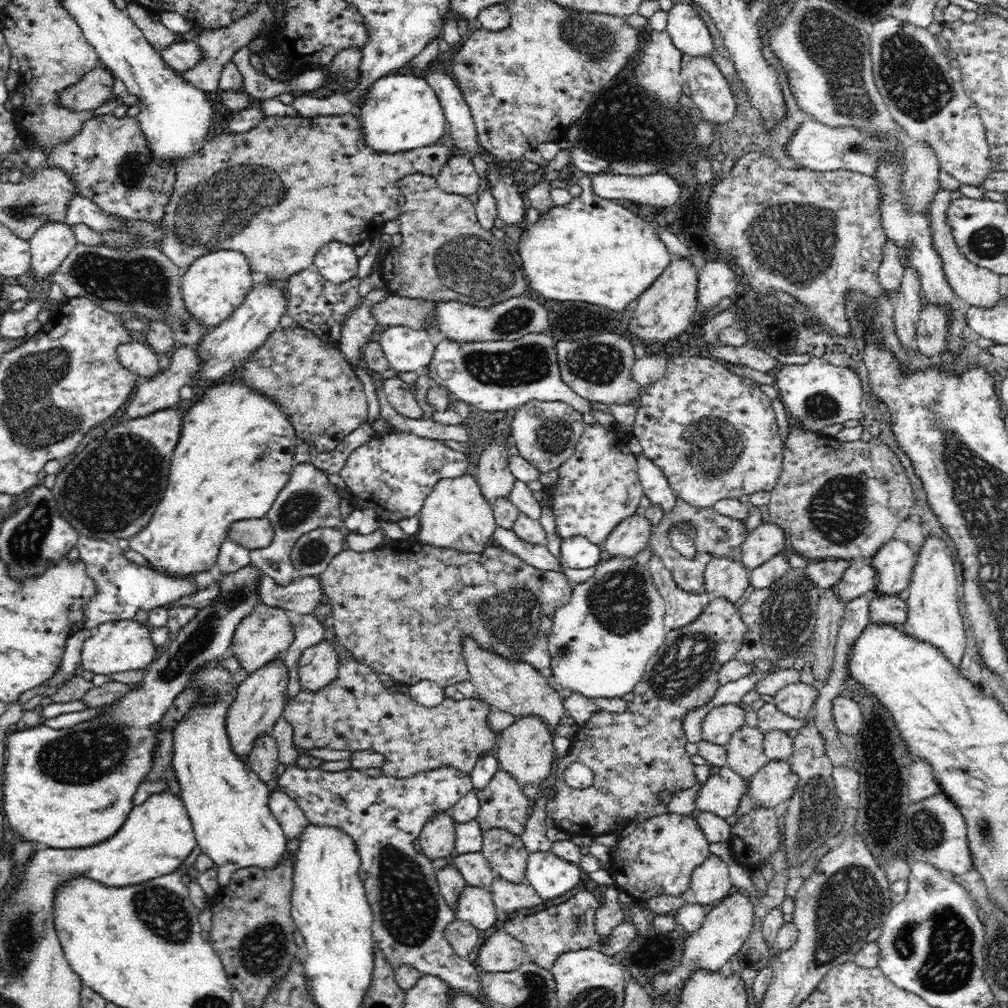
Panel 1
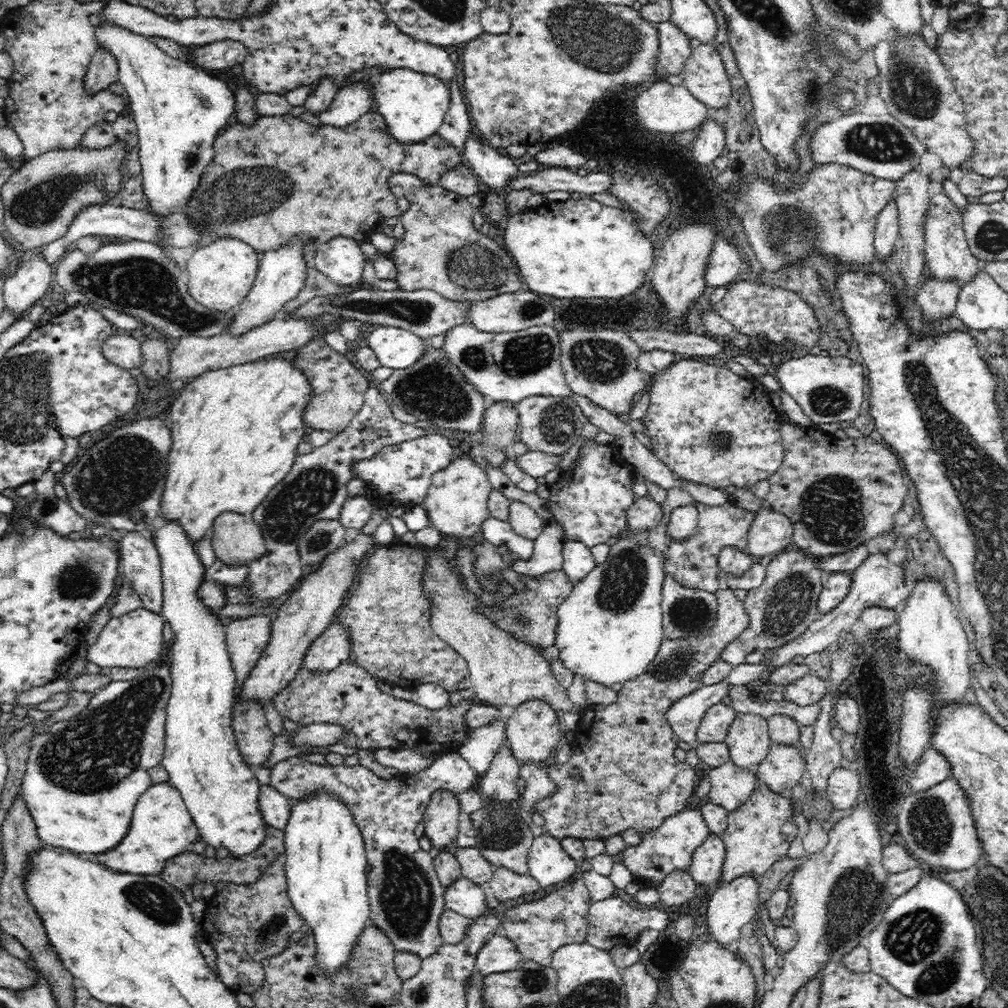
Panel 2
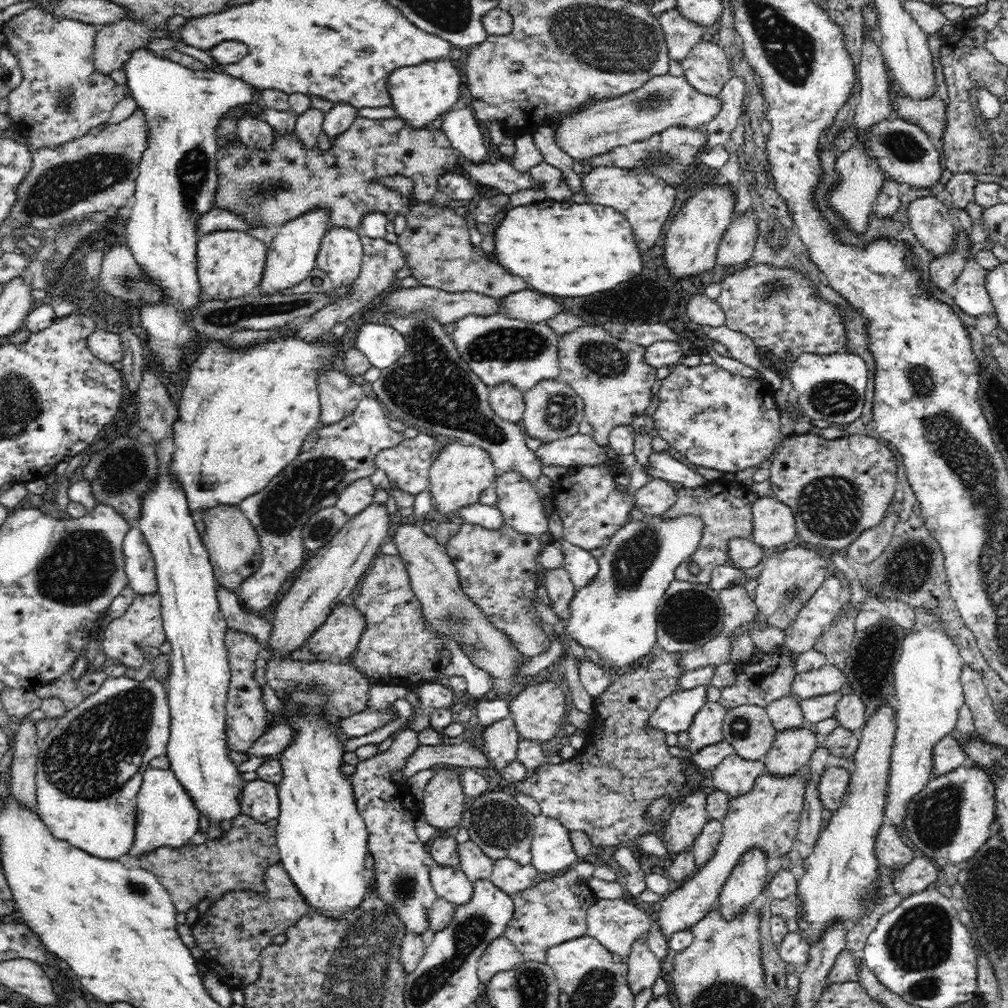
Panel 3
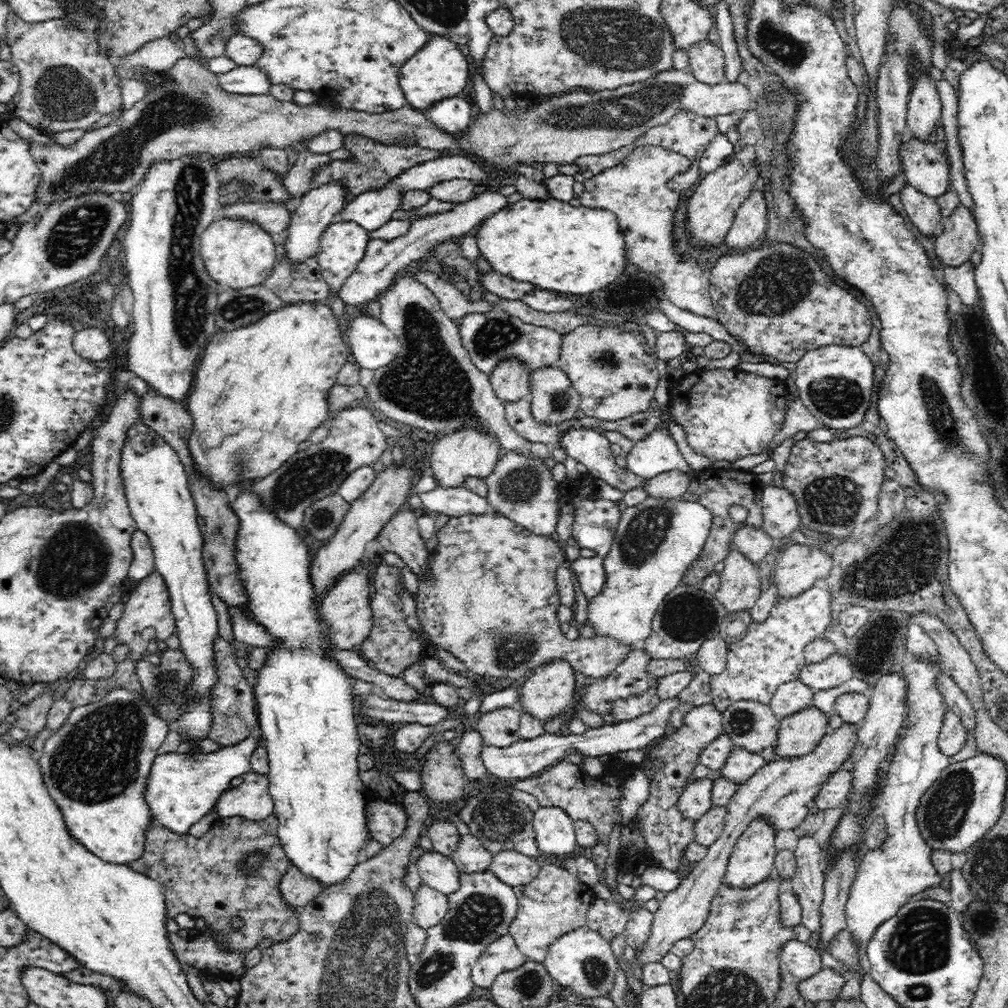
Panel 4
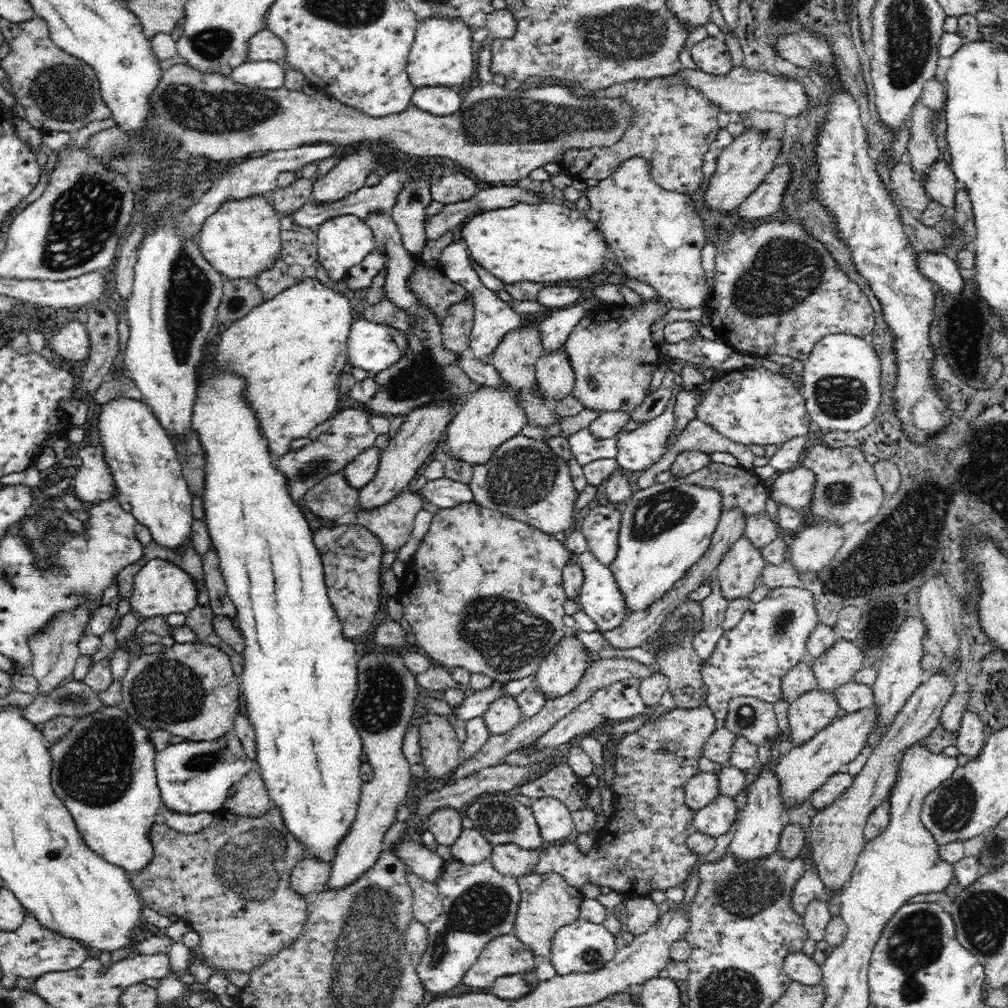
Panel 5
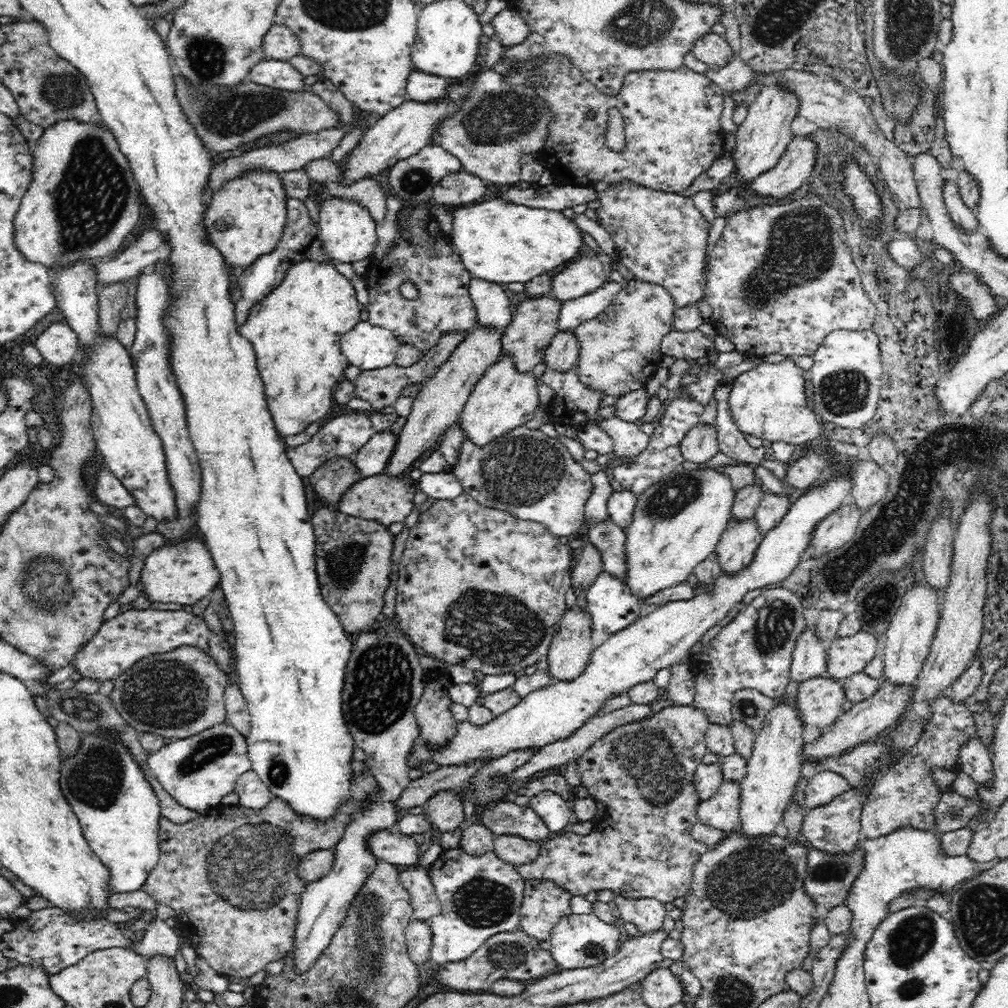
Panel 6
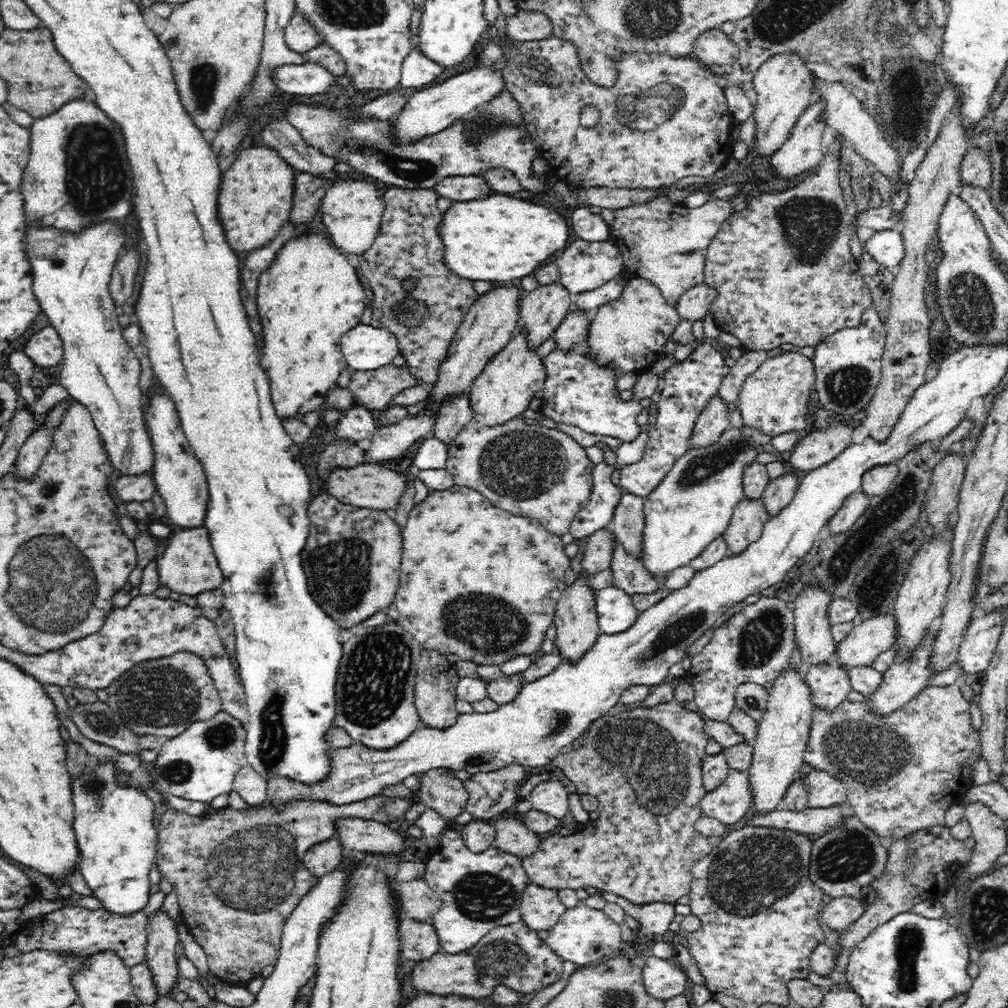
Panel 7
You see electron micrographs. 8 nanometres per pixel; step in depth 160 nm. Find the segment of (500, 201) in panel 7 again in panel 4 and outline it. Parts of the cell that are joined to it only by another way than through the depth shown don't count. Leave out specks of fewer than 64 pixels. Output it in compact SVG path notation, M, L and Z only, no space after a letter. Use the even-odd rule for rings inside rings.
M520 199L503 210L486 218L476 230L476 243L480 253L492 265L494 271L516 281L527 281L537 289L563 294L590 294L624 274L628 259L624 258L624 239L621 238L617 217L610 211L597 211L580 206L574 208L569 202L550 199Z

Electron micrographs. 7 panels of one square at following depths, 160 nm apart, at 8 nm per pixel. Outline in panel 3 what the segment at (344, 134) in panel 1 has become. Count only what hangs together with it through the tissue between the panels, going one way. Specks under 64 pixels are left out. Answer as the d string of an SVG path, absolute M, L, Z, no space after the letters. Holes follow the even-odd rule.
M358 117L346 132L335 138L336 140L330 140L332 146L328 150L305 148L296 137L295 131L283 136L275 133L270 150L248 149L239 140L222 146L217 153L219 187L215 192L216 208L240 215L246 223L261 229L280 226L314 208L328 208L331 210L328 229L352 228L360 232L360 224L366 214L380 212L387 216L394 212L405 218L415 204L432 200L439 191L439 179L462 161L462 154L447 140L444 131L437 125L416 130L398 117L376 120ZM398 175L412 180L413 188L409 195L402 195L384 184L384 179Z

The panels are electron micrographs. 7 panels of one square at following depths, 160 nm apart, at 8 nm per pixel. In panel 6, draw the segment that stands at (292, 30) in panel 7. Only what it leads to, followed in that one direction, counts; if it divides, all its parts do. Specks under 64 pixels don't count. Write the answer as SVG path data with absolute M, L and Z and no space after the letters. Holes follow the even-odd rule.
M273 24L263 36L264 56L287 61L302 52L302 41L287 25Z

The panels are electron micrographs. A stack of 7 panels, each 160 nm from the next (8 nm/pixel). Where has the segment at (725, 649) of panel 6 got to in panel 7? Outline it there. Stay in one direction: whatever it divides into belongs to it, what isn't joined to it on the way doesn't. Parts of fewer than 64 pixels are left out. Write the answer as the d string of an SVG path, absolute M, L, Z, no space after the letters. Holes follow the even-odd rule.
M761 596L754 604L744 606L742 610L715 630L710 642L700 654L692 657L692 667L686 674L689 684L694 688L694 702L705 719L716 722L728 720L733 707L736 690L745 683L755 683L767 690L771 688L777 674L792 661L795 647L795 618L792 604L776 597Z

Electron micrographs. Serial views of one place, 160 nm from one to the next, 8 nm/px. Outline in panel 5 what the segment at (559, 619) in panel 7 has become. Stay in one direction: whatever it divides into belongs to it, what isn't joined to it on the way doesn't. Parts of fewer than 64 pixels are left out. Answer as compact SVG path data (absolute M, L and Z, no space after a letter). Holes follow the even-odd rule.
M562 638L553 650L535 668L536 691L547 700L564 697L576 688L588 668L589 651L582 642L572 638Z

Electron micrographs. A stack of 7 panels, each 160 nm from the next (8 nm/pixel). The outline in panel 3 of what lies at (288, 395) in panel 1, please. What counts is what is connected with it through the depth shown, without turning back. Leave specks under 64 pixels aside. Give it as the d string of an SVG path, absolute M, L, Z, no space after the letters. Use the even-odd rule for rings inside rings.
M333 368L320 374L317 383L320 393L320 422L325 426L337 424L354 412L364 396L362 390L349 383L349 378L344 373Z

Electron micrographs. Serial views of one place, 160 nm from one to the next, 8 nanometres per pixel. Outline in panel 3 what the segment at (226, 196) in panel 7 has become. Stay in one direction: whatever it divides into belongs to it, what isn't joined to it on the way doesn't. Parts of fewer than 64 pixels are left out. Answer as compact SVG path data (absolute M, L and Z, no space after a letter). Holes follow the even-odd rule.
M214 229L199 237L198 274L203 298L230 300L250 294L263 280L267 252L267 245L260 239L236 229Z

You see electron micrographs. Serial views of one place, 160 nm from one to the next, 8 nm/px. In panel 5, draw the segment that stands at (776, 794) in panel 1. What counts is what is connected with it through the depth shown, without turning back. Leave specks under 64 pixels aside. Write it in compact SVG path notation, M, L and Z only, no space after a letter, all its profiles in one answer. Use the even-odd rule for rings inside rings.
M816 688L802 694L788 709L791 740L804 744L836 719L839 709L834 692L821 693Z

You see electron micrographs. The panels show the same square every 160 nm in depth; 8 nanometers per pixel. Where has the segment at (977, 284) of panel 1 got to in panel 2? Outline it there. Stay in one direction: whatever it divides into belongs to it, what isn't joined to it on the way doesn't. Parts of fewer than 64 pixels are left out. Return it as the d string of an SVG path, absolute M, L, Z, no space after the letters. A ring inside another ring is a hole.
M946 193L938 194L930 198L929 208L924 216L923 234L925 240L924 248L927 272L944 281L958 281L958 283L970 283L976 276L979 269L982 269L982 262L970 251L967 237L963 231L961 212L948 197Z

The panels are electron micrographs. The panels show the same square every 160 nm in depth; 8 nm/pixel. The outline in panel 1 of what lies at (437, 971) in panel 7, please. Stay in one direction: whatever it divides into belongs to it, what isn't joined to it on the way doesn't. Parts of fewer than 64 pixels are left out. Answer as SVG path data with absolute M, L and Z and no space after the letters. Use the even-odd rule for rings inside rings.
M498 929L480 947L476 966L486 973L510 972L529 961L524 945L506 931Z

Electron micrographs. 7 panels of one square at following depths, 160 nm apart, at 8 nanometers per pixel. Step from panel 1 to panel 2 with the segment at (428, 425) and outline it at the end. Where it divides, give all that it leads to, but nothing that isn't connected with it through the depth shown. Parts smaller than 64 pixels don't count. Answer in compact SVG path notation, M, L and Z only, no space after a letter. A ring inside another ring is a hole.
M374 386L368 388L364 392L364 404L350 421L349 428L334 433L327 444L314 447L310 453L298 454L284 480L280 480L264 502L252 510L250 516L260 527L265 553L247 564L248 576L241 582L247 590L247 599L227 603L221 609L211 609L211 612L218 617L249 617L266 612L266 606L274 600L281 600L302 578L303 563L299 553L302 535L318 520L339 520L341 508L347 499L346 484L358 478L355 465L380 452L383 446L400 444L431 432L434 431L396 421L390 404L380 390Z

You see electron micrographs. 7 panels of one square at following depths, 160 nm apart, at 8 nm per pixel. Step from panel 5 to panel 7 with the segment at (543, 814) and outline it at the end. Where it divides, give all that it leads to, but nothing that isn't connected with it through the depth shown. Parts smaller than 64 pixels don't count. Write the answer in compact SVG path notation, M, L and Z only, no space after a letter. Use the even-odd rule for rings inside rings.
M556 779L540 782L527 798L531 801L534 810L547 812L565 823L569 814L569 793Z

